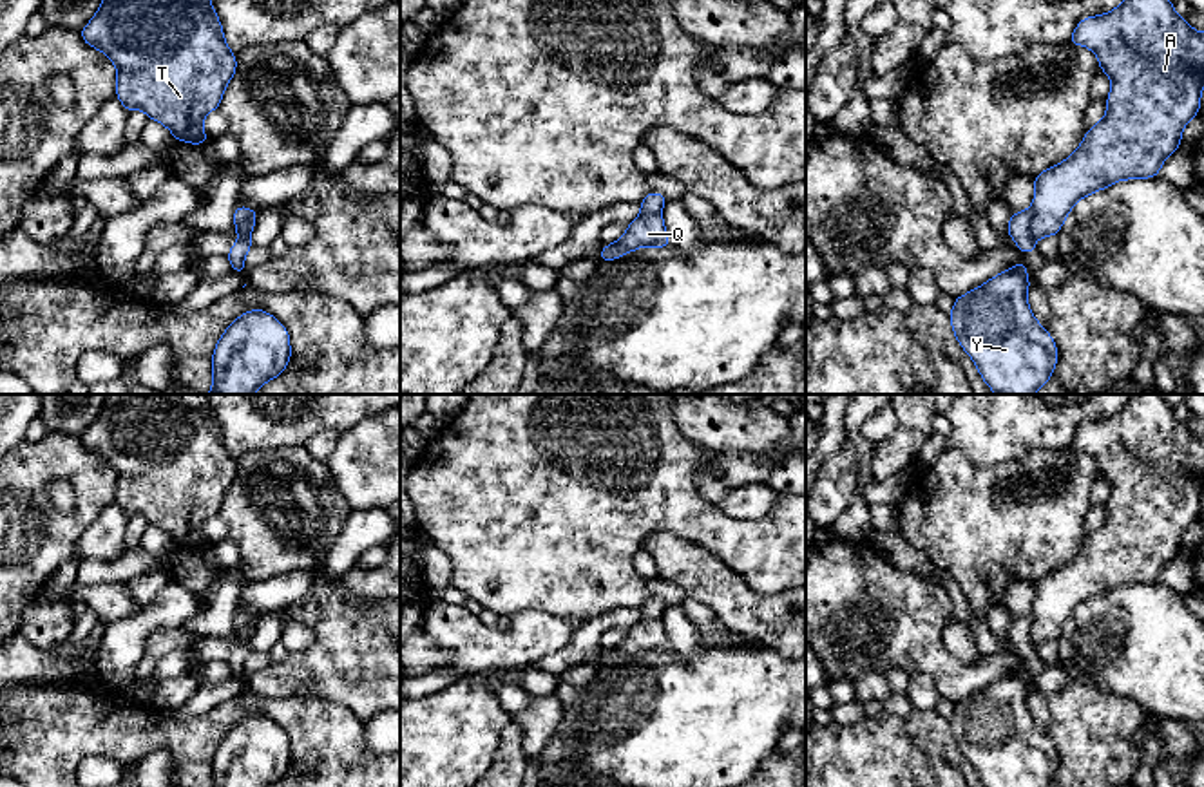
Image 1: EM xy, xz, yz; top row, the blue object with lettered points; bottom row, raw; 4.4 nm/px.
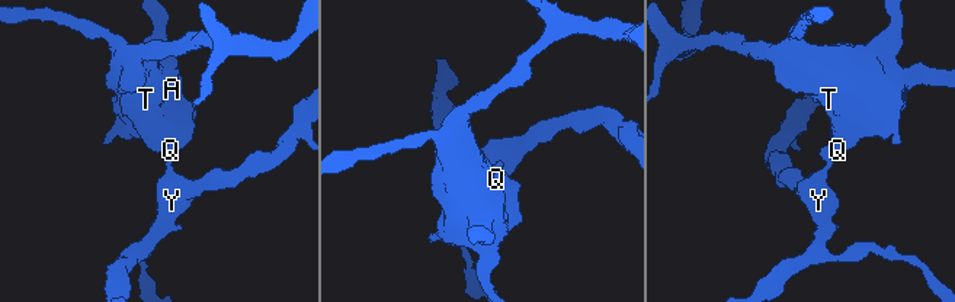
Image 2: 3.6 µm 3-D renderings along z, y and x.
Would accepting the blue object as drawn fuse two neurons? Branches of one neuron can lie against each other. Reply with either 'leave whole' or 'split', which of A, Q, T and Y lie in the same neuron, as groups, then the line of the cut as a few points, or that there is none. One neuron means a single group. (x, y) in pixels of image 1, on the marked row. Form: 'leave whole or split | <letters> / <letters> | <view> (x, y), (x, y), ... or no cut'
split | A Q T / Y | yz (1031, 208), (1032, 239)

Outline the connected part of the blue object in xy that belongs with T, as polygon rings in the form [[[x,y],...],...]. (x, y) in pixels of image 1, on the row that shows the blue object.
[[[101,0],[80,34],[116,65],[116,96],[127,112],[141,109],[148,119],[163,123],[177,143],[208,141],[203,119],[219,109],[237,69],[210,0]]]

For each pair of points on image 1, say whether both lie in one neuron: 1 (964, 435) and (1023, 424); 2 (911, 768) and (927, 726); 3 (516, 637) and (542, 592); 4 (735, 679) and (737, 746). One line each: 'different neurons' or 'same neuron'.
1: same neuron
2: different neurons
3: different neurons
4: same neuron

